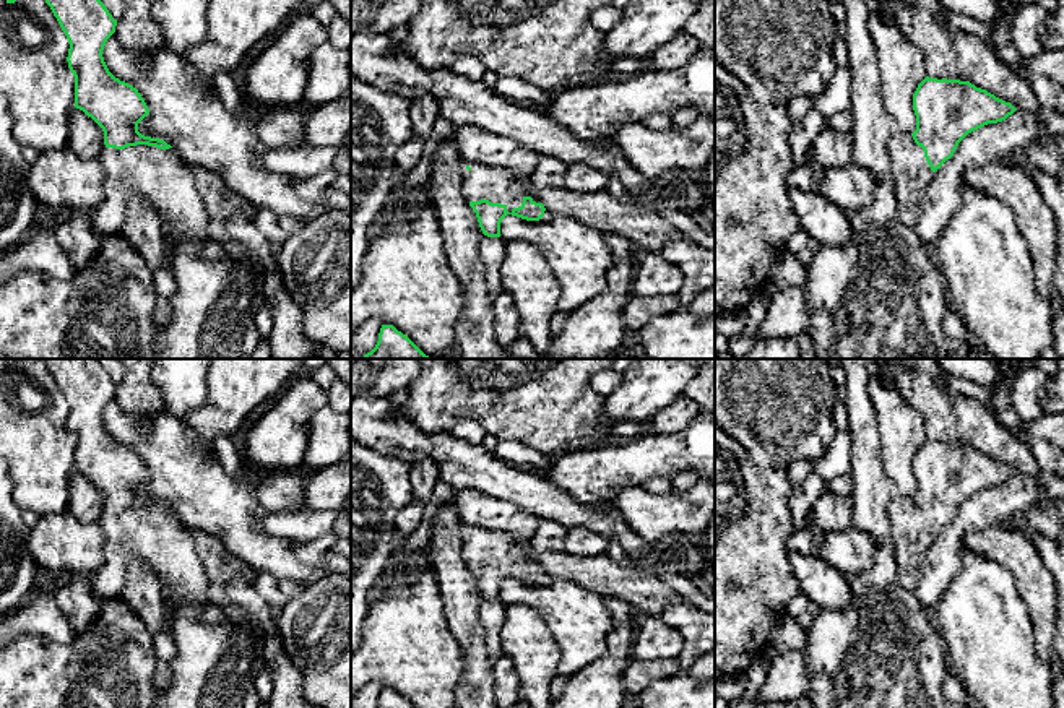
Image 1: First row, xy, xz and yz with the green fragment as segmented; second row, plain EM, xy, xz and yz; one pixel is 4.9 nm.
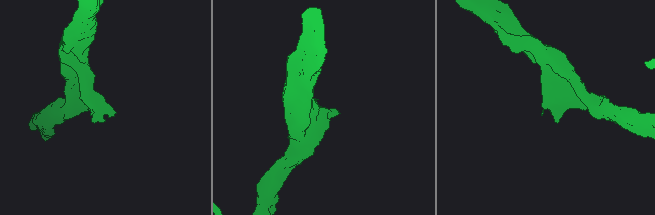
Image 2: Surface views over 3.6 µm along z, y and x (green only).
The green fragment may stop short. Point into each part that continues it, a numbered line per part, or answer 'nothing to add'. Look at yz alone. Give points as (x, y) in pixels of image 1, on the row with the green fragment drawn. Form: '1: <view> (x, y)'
1: yz (912, 174)

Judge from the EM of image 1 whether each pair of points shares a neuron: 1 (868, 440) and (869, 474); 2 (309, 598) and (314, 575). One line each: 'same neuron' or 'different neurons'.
1: same neuron
2: different neurons

